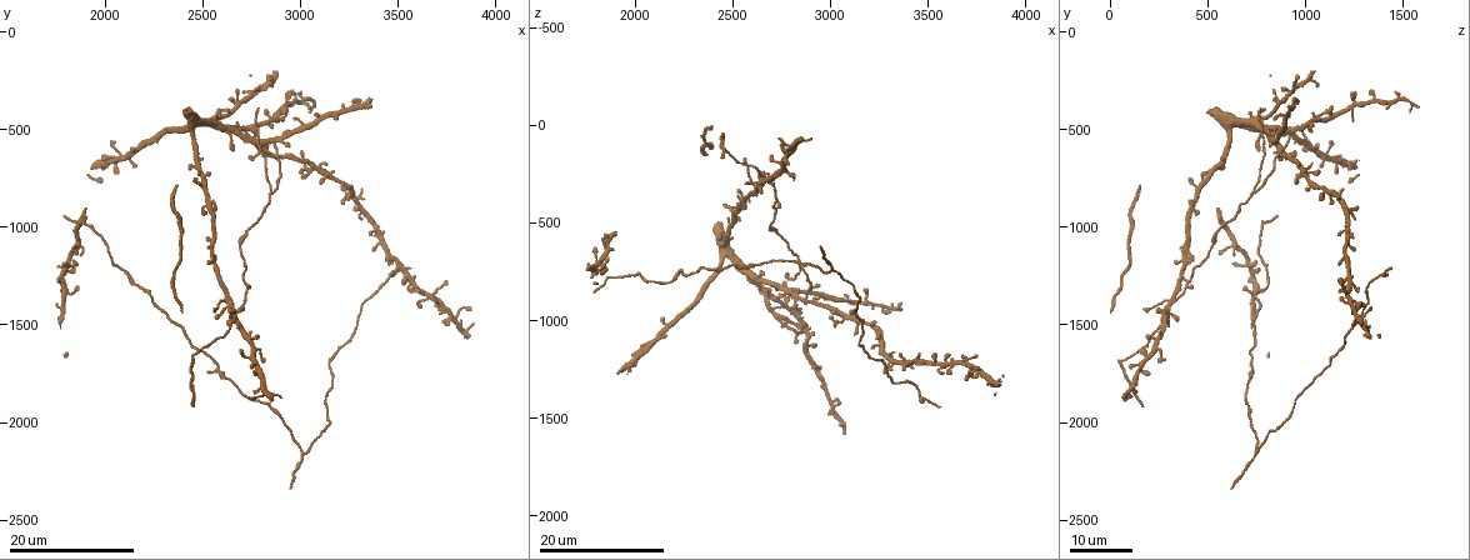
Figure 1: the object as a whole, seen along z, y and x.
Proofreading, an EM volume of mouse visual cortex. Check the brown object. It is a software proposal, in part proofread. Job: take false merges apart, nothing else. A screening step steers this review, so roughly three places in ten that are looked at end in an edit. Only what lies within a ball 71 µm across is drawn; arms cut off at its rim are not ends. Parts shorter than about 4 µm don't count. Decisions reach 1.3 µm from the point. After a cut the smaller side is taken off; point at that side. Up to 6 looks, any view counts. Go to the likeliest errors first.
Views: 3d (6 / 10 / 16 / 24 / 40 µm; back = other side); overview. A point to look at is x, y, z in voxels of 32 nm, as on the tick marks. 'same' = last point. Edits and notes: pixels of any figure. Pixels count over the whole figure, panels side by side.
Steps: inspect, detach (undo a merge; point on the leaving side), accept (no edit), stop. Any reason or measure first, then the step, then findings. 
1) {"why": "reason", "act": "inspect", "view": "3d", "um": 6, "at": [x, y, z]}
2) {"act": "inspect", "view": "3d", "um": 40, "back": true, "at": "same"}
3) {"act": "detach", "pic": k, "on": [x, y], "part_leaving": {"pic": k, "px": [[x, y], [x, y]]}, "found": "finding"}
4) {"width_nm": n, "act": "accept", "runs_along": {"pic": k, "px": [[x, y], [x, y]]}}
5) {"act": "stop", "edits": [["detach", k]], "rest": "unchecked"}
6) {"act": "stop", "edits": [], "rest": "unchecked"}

{"why": "two arms in line, one across", "act": "inspect", "view": "3d", "um": 24, "at": [2840, 810, 740]}

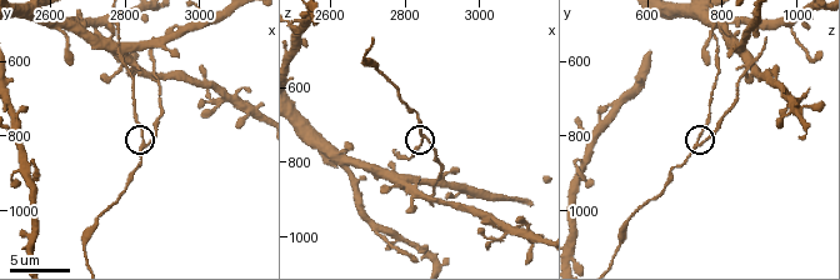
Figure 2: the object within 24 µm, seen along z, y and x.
{"act": "inspect", "view": "3d", "um": 10, "at": [2860, 830, 740]}

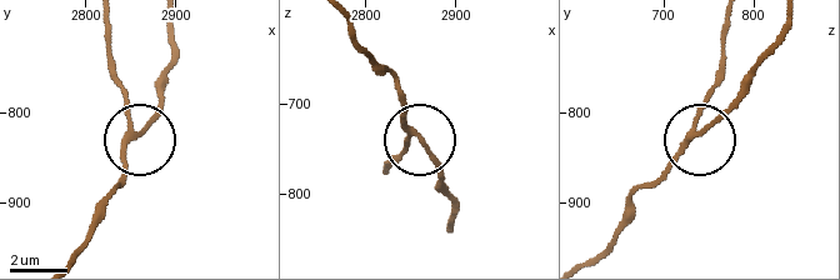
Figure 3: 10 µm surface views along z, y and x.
{"width_nm": 180, "act": "accept", "found": "one neuron here"}

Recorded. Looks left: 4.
{"act": "inspect", "view": "3d", "um": 16, "at": [2610, 1380, 320]}

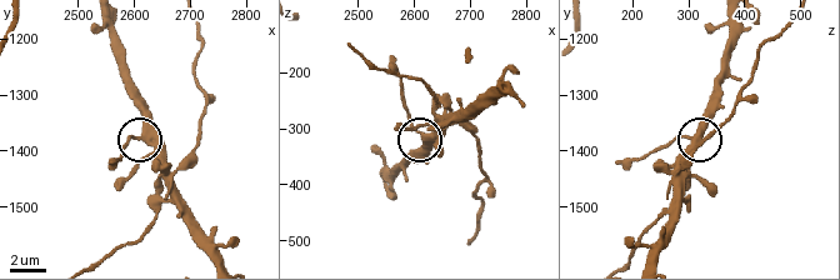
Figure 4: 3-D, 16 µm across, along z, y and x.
{"act": "inspect", "view": "3d", "um": 6, "at": [2615, 1380, 310]}

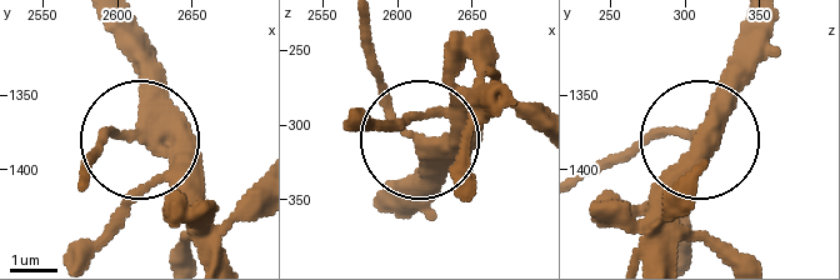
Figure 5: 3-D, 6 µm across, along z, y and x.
{"act": "detach", "pic": 5, "on": [99, 143], "part_leaving": {"pic": 5, "px": [[408, 133], [364, 29]]}, "found": "two neurons meet here"}

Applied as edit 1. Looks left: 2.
{"why": "three arms meet", "act": "inspect", "view": "3d", "um": 24, "at": [3020, 2170, 730]}

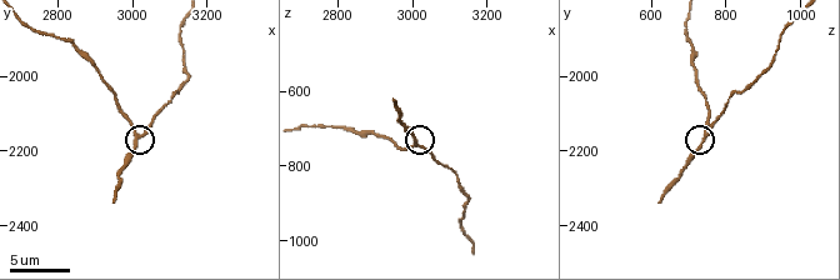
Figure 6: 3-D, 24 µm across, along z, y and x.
{"act": "inspect", "view": "3d", "um": 6, "at": [3020, 2160, 740]}

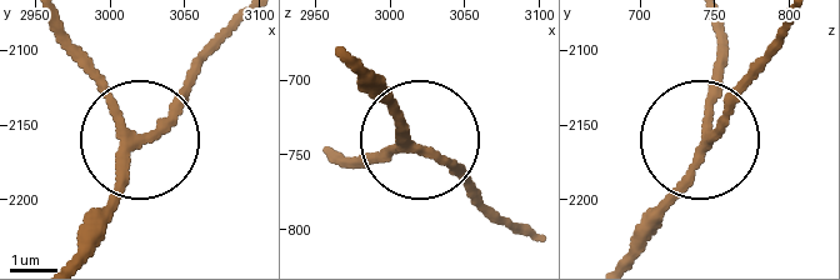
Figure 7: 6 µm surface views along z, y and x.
{"act": "accept", "runs_along": {"pic": 7, "px": [[236, 26], [129, 158], [105, 225]]}, "found": "continuous, no second neuron"}

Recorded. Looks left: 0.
{"act": "stop", "edits": [["detach", 5]], "rest": "unchecked"}

